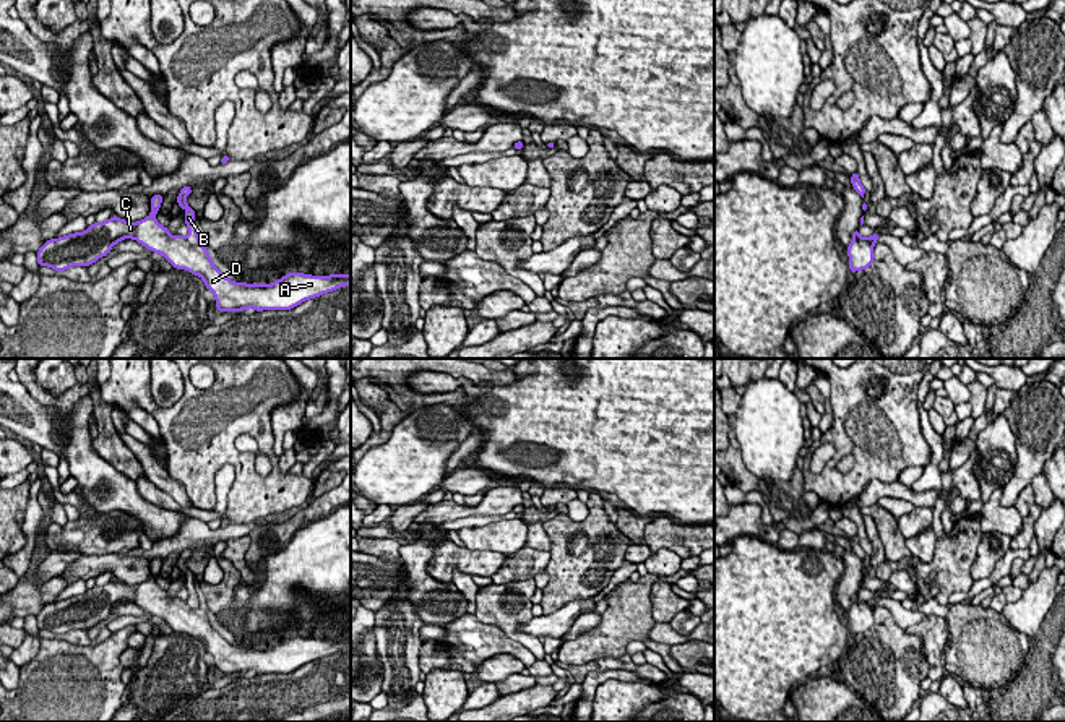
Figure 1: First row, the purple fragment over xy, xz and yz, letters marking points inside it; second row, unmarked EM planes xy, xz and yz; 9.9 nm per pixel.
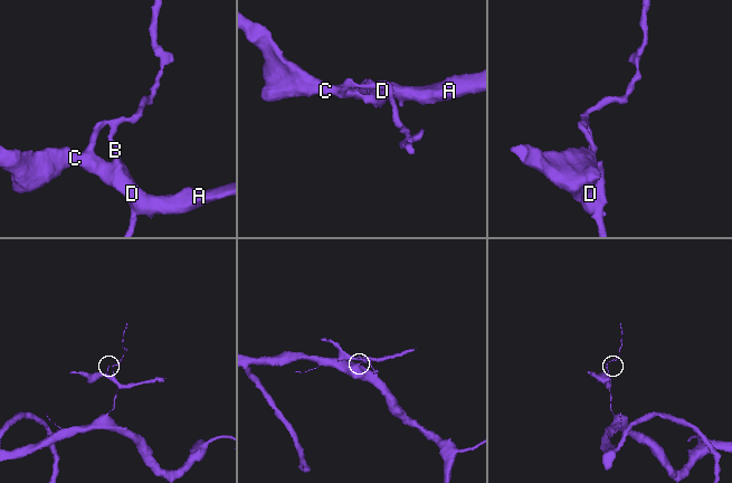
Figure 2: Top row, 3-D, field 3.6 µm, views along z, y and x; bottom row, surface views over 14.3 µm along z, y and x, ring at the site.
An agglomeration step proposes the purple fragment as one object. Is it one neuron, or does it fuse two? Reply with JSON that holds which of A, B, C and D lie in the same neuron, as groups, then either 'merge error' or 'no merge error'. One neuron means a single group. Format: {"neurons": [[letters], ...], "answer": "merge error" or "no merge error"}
{"neurons": [["A", "C", "D"], ["B"]], "answer": "merge error"}

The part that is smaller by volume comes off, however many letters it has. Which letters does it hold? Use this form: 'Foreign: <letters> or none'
Foreign: A, C, D

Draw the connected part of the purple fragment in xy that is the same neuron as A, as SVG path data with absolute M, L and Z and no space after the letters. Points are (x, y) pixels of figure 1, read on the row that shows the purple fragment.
M161 195L151 198L151 214L138 222L117 216L94 222L84 232L45 240L37 255L39 266L65 271L71 266L89 266L123 239L133 239L148 250L162 255L174 268L200 276L214 294L218 312L291 310L299 303L351 284L351 274L310 276L289 273L273 284L245 284L227 279L211 261L208 248L190 245L182 235L170 235L156 221Z

